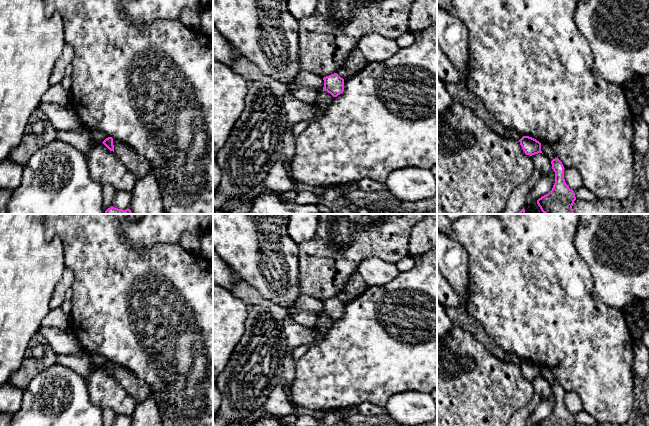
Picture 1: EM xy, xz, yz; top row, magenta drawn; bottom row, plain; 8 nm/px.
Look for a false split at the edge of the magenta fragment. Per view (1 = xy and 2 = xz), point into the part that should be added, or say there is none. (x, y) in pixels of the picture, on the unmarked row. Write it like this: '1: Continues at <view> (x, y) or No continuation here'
1: No continuation here
2: No continuation here

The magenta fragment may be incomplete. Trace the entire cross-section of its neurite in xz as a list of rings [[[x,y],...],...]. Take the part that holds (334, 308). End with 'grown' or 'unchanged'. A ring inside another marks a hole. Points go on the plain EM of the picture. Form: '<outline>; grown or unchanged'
[[[337,297],[331,298],[323,302],[324,311],[323,314],[330,317],[333,321],[337,321],[344,315],[344,303]]]; unchanged

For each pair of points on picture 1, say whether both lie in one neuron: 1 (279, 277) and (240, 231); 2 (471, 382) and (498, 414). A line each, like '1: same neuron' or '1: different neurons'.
1: same neuron
2: same neuron

